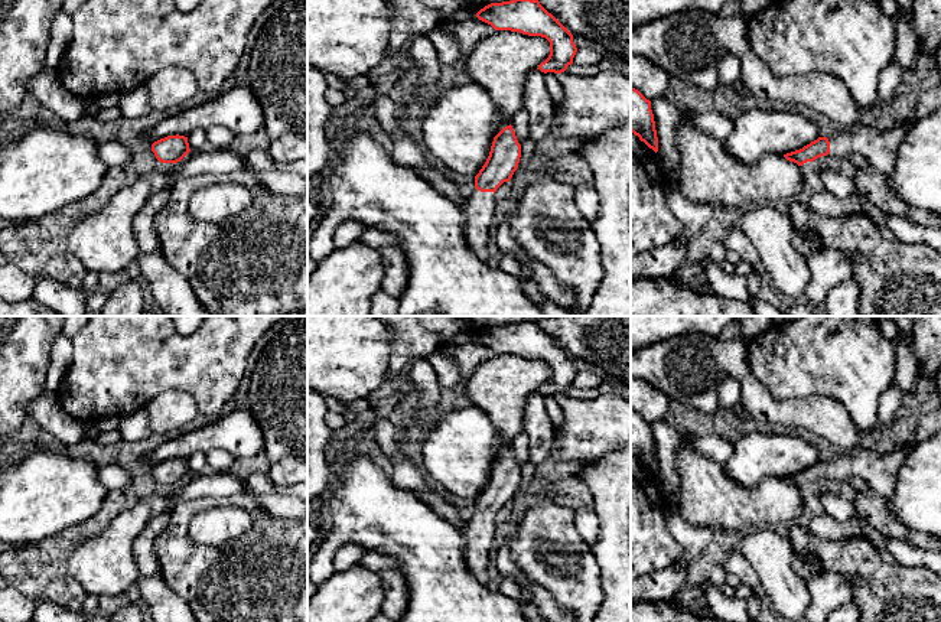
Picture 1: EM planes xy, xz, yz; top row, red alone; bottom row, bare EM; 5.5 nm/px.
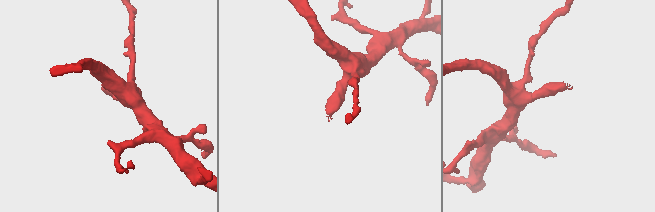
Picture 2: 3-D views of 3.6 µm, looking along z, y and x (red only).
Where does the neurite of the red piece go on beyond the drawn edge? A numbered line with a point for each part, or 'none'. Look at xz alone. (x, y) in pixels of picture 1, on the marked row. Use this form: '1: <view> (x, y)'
1: xz (478, 209)

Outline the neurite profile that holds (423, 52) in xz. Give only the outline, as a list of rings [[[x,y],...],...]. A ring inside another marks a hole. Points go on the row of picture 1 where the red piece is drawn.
[[[420,35],[414,40],[408,56],[416,61],[417,68],[420,69],[419,82],[411,92],[420,94],[429,105],[442,89],[439,85],[442,65],[439,62],[436,49],[424,35]]]

